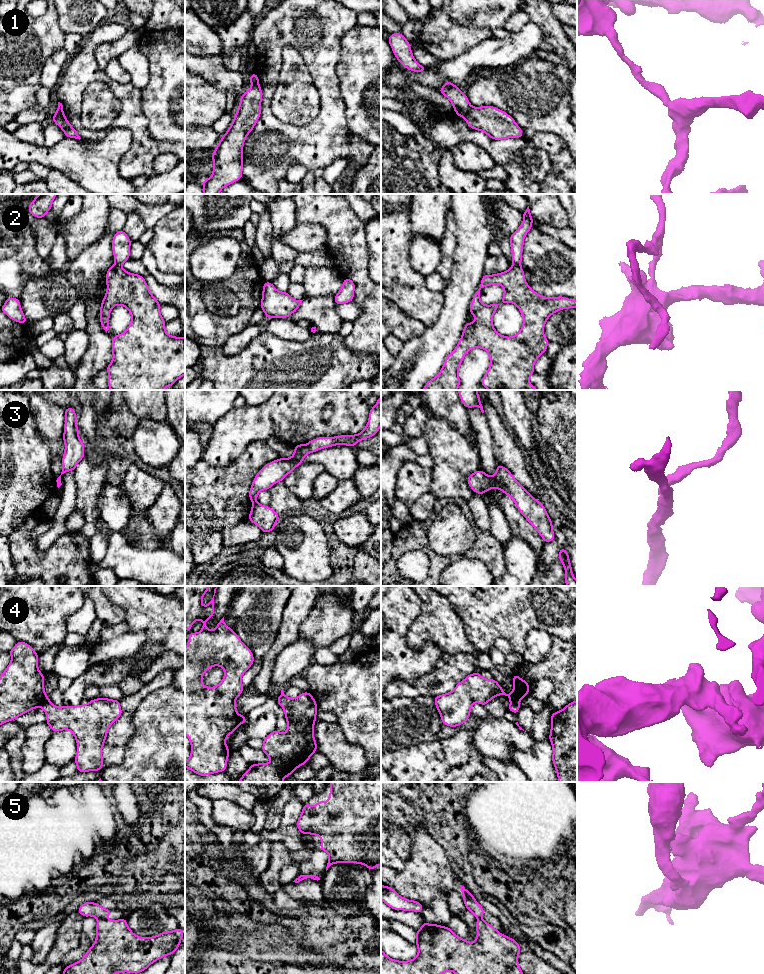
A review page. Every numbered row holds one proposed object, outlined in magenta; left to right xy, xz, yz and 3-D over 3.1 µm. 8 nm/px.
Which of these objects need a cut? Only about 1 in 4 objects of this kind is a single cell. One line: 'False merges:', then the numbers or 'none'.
False merges: 1, 2, 3, 4, 5

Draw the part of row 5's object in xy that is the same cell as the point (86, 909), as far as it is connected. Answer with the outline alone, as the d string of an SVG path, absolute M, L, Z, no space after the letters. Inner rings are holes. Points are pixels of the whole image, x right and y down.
M83 903L77 910L83 917L93 916L97 919L107 920L112 910L101 907L98 903Z

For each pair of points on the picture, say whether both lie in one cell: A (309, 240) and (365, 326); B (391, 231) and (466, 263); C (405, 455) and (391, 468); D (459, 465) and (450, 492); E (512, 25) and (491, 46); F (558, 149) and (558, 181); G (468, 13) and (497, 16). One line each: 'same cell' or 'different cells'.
A: different cells
B: different cells
C: same cell
D: same cell
E: different cells
F: same cell
G: same cell

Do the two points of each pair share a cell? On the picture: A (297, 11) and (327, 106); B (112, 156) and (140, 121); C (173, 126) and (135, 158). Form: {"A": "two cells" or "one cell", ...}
{"A": "one cell", "B": "two cells", "C": "two cells"}

